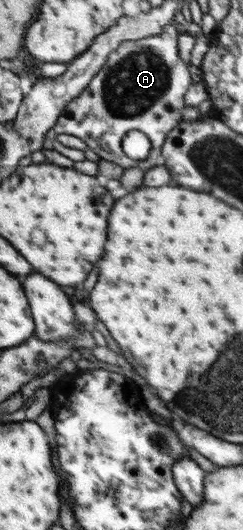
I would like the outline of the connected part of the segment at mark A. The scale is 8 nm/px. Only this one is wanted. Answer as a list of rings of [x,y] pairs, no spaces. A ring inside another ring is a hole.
[[[168,24],[164,25],[162,31],[158,34],[152,34],[142,39],[122,41],[116,50],[108,54],[103,66],[88,82],[86,88],[82,89],[74,99],[71,99],[57,115],[50,135],[65,133],[78,137],[99,159],[116,163],[122,169],[138,167],[145,172],[150,170],[152,166],[156,166],[158,164],[156,159],[162,159],[162,146],[167,134],[181,121],[180,110],[186,106],[182,97],[184,97],[184,93],[190,85],[190,71],[178,59],[176,35],[178,35],[176,29]],[[136,130],[146,135],[151,146],[148,157],[142,159],[142,161],[125,159],[120,147],[125,134]]]

